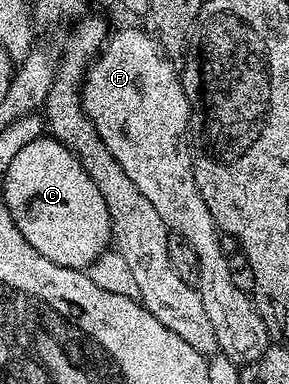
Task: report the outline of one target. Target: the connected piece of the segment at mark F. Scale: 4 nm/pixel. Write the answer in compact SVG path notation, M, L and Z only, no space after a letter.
M119 29L116 33L114 30L100 49L99 56L87 66L87 75L81 86L83 110L87 112L97 135L101 135L101 143L105 143L109 155L113 155L113 159L117 159L121 165L121 171L133 179L137 191L141 191L141 195L153 203L153 208L157 210L157 215L161 215L168 230L181 234L189 247L193 247L199 264L197 288L201 295L201 307L205 307L205 315L209 315L209 323L213 323L213 335L217 335L221 352L233 359L237 366L253 365L269 347L267 324L261 319L252 294L233 283L233 275L229 275L228 254L223 253L223 245L219 242L221 234L215 227L213 215L209 215L209 207L205 207L205 199L201 199L201 191L197 191L191 170L192 150L189 148L191 108L180 74L176 66L175 69L171 66L174 64L151 34L139 29Z

